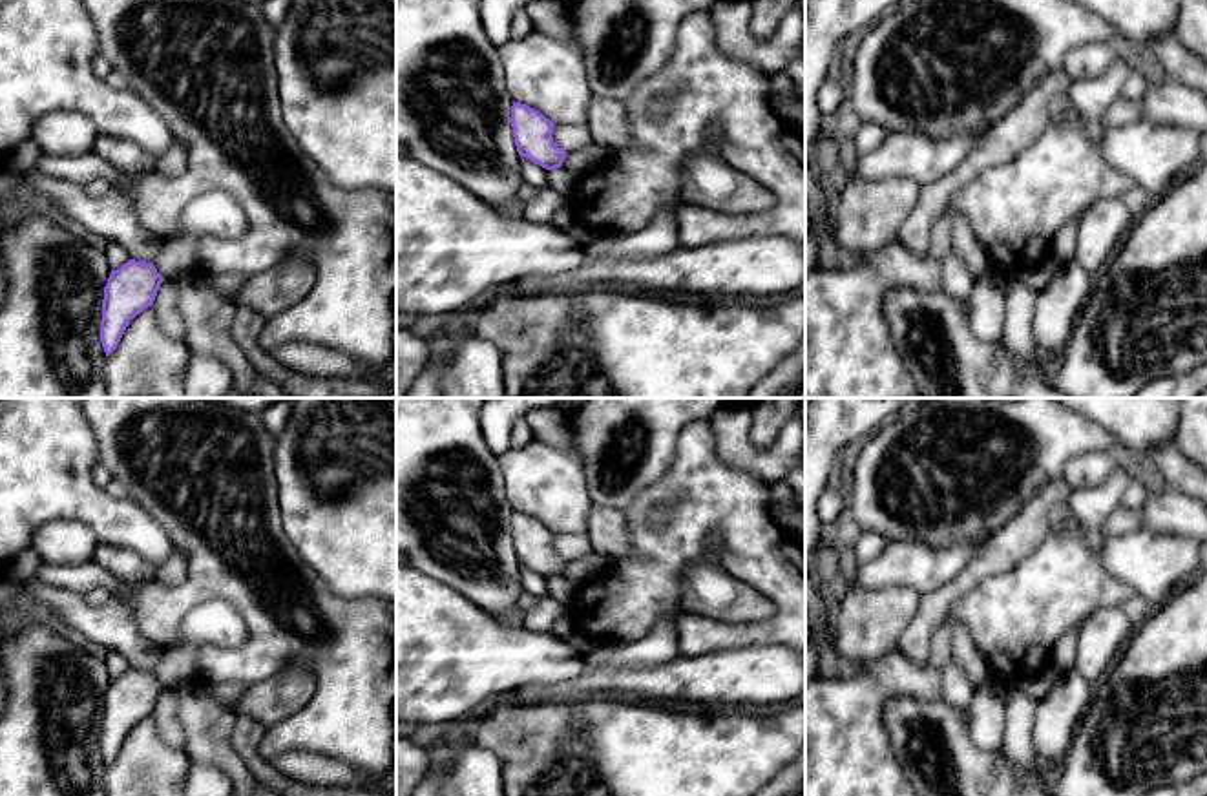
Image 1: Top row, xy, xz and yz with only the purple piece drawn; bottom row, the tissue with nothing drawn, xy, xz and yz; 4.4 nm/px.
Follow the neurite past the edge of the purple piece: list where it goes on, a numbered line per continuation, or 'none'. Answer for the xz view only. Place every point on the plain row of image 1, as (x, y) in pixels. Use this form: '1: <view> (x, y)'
none

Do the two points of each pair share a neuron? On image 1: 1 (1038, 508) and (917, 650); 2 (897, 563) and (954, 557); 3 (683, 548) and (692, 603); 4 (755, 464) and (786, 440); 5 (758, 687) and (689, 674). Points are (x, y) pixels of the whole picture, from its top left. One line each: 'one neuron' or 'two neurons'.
1: one neuron
2: one neuron
3: two neurons
4: one neuron
5: one neuron

